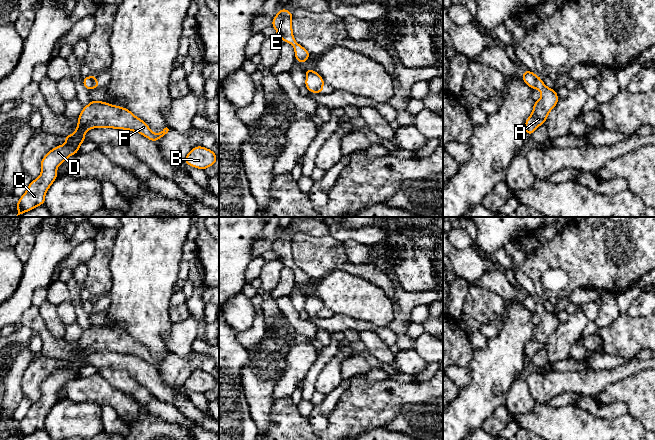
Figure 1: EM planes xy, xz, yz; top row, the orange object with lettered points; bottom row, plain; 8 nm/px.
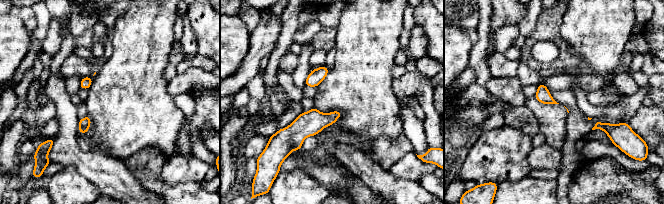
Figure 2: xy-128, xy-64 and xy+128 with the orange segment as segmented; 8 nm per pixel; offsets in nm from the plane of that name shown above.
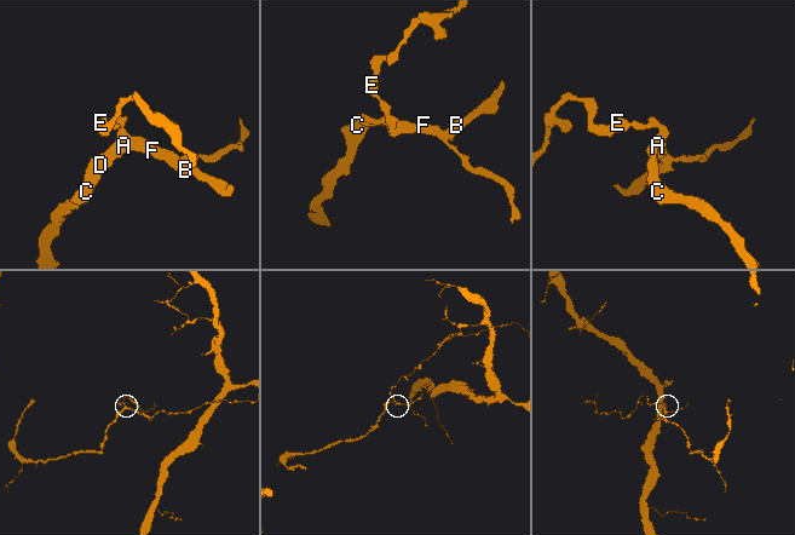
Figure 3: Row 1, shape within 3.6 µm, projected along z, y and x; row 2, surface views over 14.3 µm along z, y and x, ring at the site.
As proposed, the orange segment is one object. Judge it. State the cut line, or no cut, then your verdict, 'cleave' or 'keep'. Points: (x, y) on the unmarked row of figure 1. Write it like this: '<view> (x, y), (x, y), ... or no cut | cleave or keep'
yz (539, 301), (535, 311) | cleave

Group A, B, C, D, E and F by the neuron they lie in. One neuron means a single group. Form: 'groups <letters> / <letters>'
groups A B C D F / E

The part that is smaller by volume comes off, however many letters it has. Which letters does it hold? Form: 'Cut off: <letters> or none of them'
Cut off: A, B, C, D, F

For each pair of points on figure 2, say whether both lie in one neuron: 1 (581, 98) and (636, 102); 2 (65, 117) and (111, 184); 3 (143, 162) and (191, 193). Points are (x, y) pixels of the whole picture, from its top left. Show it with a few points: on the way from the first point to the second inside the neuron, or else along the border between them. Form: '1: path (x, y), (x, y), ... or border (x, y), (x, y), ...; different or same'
1: path (594, 110), (622, 110); same
2: path (68, 134), (68, 144), (88, 164), (94, 167); same
3: border (135, 173), (138, 171), (148, 171), (159, 174); different

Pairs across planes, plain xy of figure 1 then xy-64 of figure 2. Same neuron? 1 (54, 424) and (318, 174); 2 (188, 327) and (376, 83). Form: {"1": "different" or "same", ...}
{"1": "different", "2": "different"}

